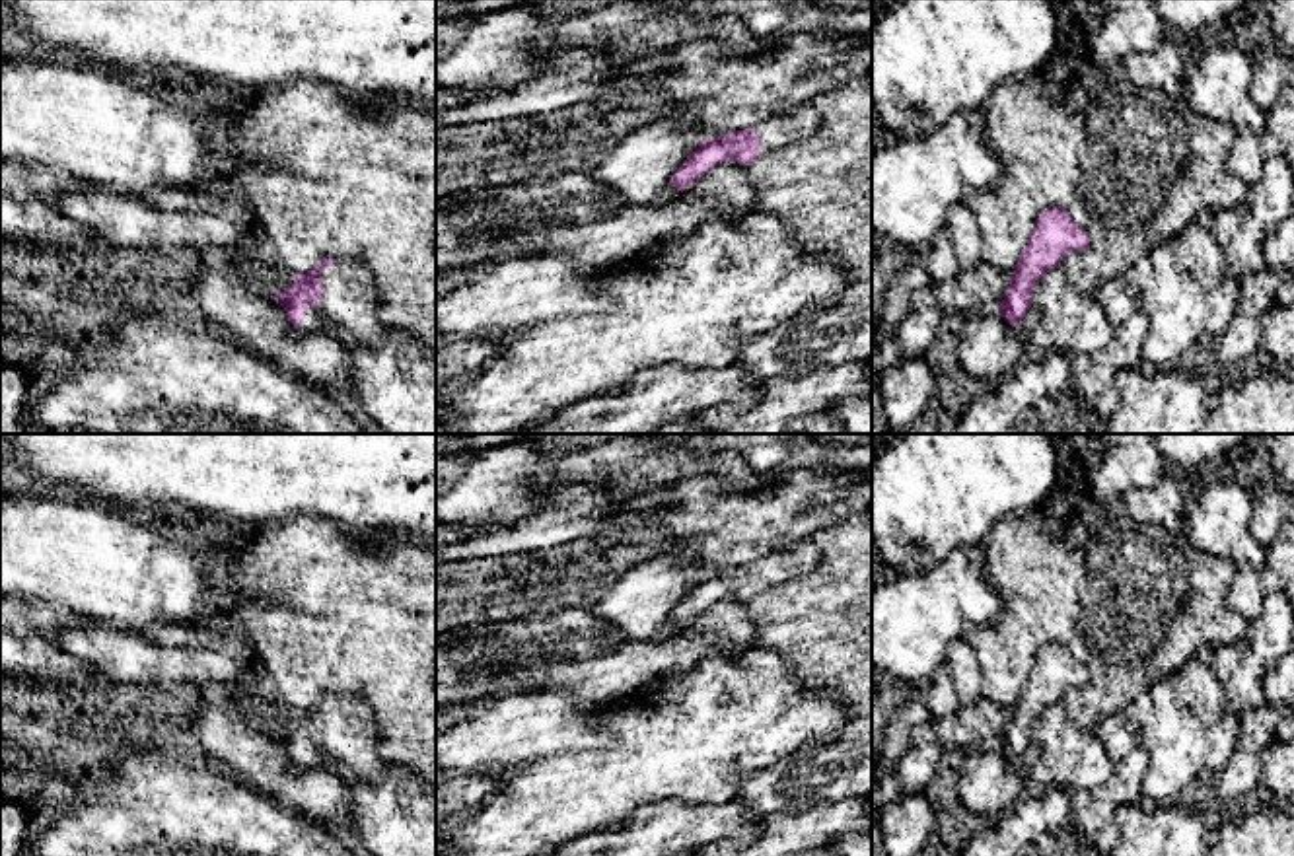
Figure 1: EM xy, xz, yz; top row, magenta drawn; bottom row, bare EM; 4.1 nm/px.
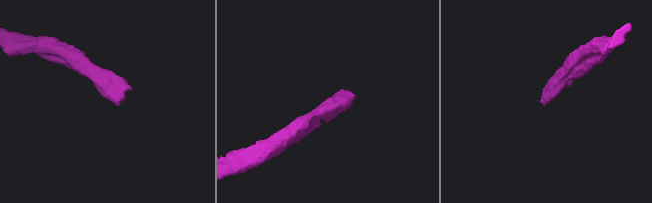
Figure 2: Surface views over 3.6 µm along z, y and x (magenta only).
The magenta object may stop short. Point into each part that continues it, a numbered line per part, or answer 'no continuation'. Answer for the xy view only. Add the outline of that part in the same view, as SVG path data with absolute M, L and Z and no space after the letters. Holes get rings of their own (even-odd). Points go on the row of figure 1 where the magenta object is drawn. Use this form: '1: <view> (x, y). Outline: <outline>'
1: xy (351, 298). Outline: M352 259L337 263L321 272L325 307L309 307L300 333L333 333L342 329L352 340L379 346L397 331L377 317L377 292L366 265Z

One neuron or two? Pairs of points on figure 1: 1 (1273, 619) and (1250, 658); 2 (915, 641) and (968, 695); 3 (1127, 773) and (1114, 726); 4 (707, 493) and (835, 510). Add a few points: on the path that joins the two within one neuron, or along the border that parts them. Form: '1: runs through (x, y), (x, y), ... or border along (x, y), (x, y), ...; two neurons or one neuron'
1: runs through (1271, 629), (1259, 648); one neuron
2: border along (960, 637), (950, 644), (942, 666); two neurons
3: border along (1137, 748), (1147, 753), (1143, 800); two neurons
4: runs through (738, 514), (804, 514); one neuron

